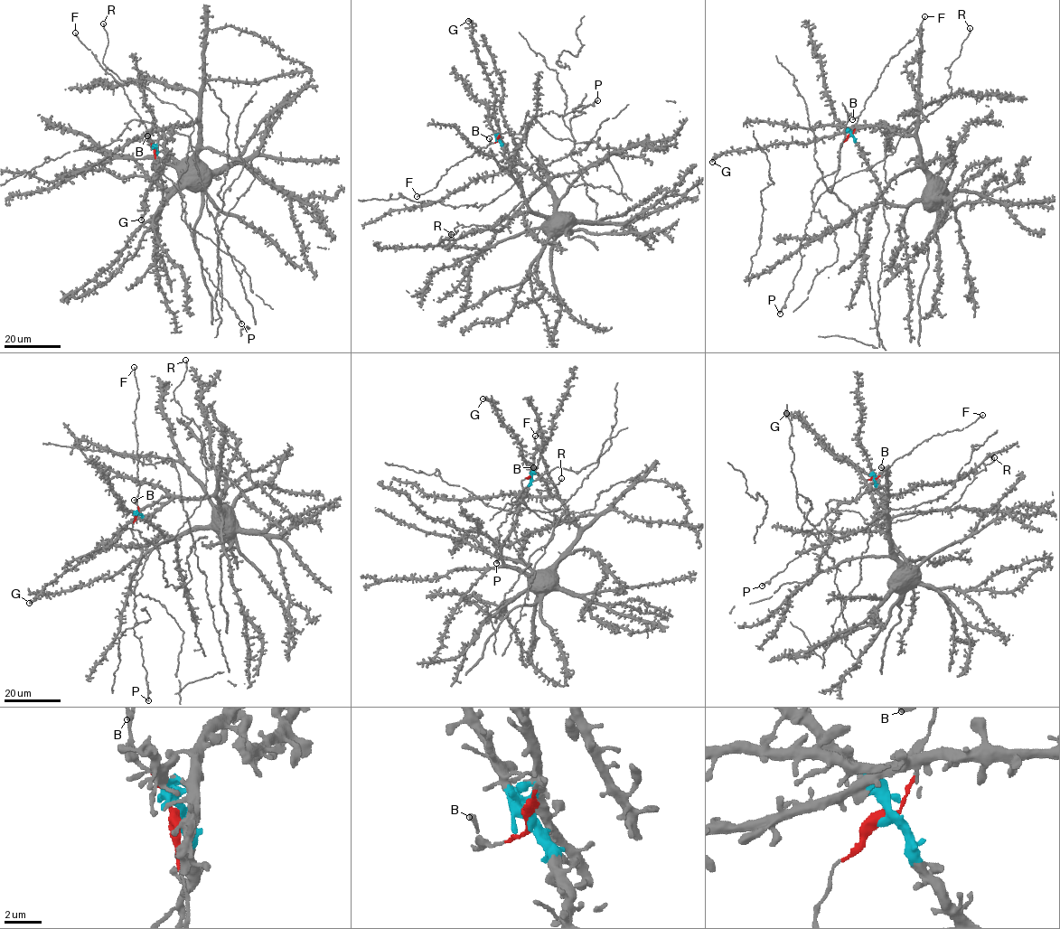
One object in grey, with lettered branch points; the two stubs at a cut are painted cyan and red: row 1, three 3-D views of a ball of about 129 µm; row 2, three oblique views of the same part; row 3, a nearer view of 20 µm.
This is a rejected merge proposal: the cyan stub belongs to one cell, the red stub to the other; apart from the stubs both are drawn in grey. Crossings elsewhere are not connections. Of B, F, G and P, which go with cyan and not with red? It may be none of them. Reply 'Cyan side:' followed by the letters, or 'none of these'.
Cyan side: G

